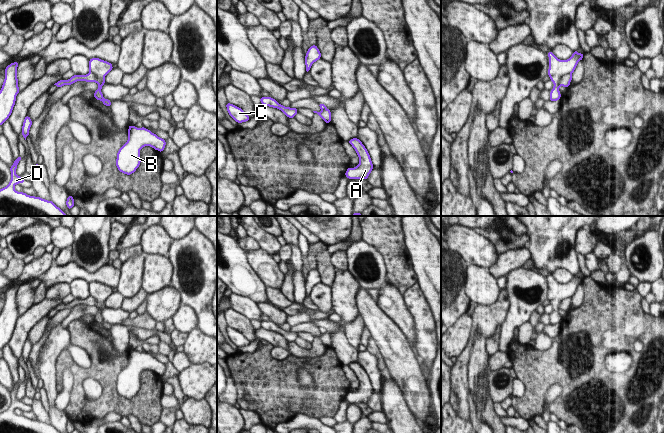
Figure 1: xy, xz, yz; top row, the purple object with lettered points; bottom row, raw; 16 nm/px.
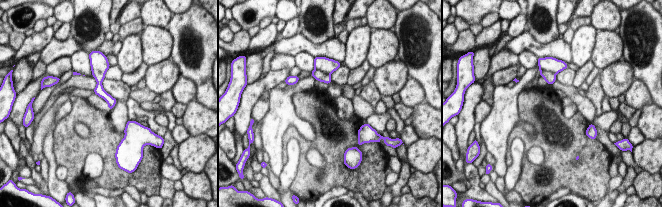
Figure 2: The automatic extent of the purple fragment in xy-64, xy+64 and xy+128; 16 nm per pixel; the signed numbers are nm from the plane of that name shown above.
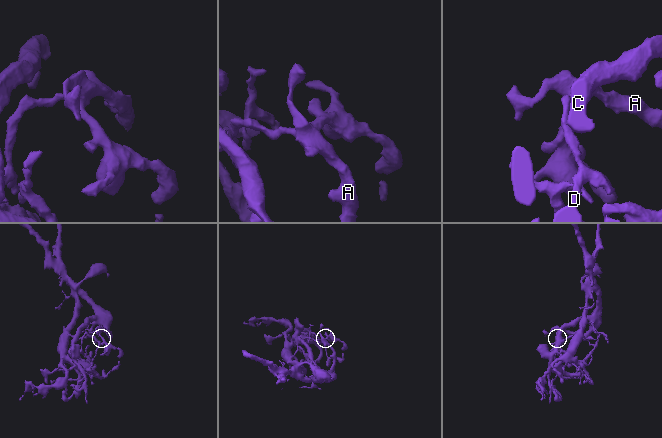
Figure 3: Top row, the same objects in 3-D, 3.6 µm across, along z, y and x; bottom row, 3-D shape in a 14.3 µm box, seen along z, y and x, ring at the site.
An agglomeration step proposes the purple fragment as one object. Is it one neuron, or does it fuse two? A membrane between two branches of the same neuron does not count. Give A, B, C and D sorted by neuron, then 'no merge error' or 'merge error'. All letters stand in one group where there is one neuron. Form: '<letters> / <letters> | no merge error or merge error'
A B C / D | merge error

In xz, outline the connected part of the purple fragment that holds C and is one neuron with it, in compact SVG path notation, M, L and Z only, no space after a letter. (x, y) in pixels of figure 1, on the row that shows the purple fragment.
M227 103L226 107L229 115L237 123L247 122L250 119L250 117L241 108L230 103Z

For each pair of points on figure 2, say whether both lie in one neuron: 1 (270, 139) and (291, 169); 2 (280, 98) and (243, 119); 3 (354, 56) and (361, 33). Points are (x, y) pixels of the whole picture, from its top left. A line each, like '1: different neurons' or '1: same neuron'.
1: different neurons
2: different neurons
3: same neuron

